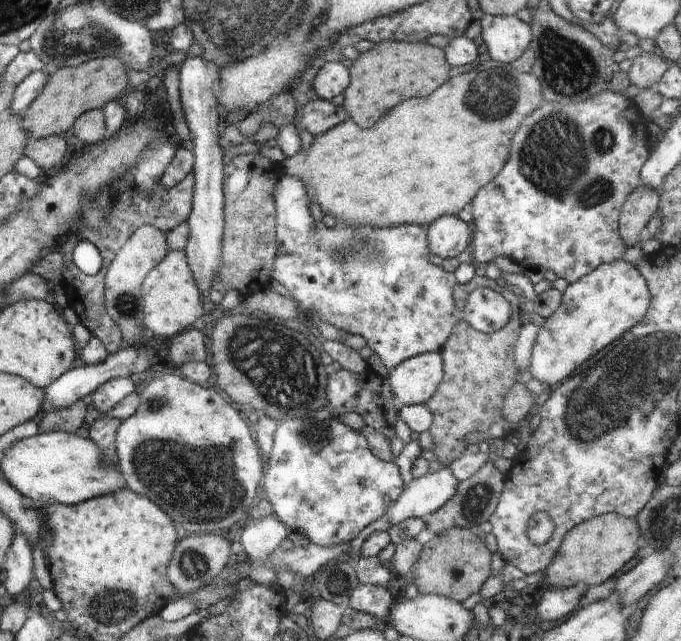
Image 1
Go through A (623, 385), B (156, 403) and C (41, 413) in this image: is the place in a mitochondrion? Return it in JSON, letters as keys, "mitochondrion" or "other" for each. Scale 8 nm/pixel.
{"A":"mitochondrion","B":"mitochondrion","C":"other"}

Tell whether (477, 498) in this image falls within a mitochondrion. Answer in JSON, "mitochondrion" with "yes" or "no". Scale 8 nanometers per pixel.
{"mitochondrion":"yes"}

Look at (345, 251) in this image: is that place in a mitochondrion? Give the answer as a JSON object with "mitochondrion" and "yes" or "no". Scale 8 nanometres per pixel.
{"mitochondrion":"yes"}

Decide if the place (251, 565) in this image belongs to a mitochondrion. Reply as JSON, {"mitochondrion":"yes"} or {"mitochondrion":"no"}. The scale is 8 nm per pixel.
{"mitochondrion":"no"}

